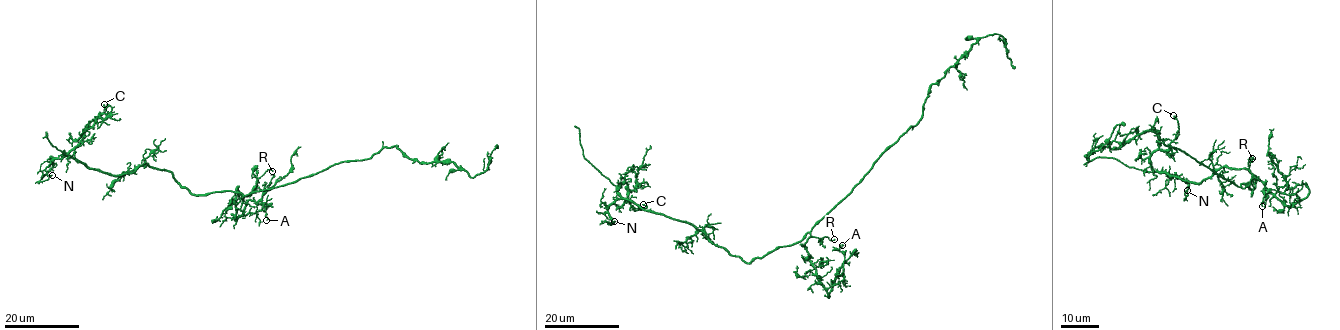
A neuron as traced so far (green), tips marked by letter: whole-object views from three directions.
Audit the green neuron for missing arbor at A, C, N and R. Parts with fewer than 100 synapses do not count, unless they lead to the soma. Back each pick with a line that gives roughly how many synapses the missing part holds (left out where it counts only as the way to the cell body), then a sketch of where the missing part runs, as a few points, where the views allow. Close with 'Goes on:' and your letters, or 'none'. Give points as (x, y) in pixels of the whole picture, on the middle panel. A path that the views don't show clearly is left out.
Goes on: none

